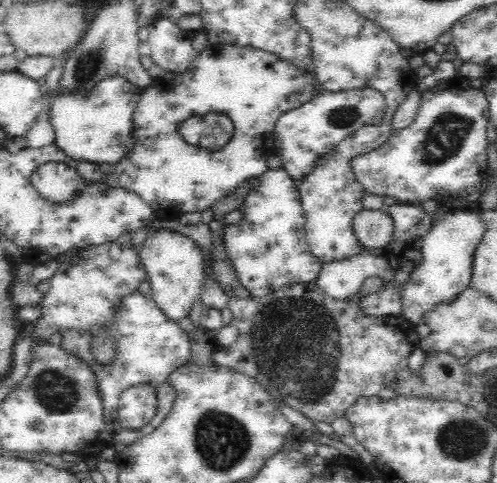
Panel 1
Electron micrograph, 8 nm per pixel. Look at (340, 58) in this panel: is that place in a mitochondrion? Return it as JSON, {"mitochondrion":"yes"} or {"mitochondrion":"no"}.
{"mitochondrion":"no"}

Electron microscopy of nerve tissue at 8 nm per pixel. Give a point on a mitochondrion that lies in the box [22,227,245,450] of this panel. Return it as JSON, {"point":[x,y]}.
{"point":[56,392]}

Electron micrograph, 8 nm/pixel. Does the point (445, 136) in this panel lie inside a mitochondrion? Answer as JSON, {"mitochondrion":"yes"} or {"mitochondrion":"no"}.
{"mitochondrion":"yes"}

